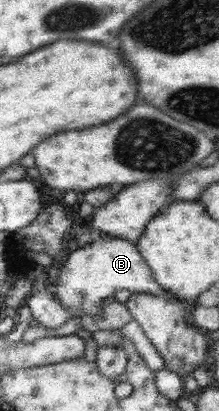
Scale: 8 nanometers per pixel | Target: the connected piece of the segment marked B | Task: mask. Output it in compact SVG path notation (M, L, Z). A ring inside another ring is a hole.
M100 234L99 239L69 254L64 271L57 279L55 296L64 309L84 311L84 315L96 315L97 306L104 298L114 297L118 290L173 298L154 276L153 270L142 256L136 243Z

